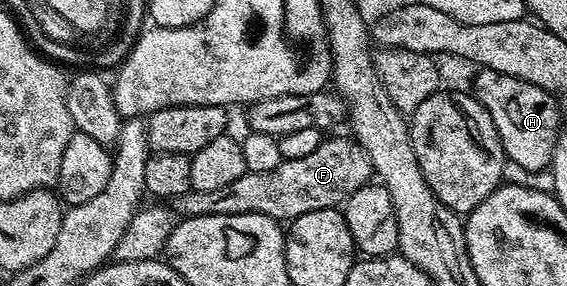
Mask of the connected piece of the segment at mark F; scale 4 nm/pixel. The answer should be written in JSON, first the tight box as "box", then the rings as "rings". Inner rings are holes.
{"box":[169,137,373,220],"rings":[[[328,137],[309,156],[289,158],[273,172],[245,173],[241,180],[233,180],[210,192],[190,190],[185,196],[170,199],[169,205],[183,218],[197,216],[225,216],[226,214],[264,214],[276,220],[294,220],[305,212],[317,212],[342,207],[357,188],[368,185],[373,178],[371,160],[365,148],[354,137]]]}

